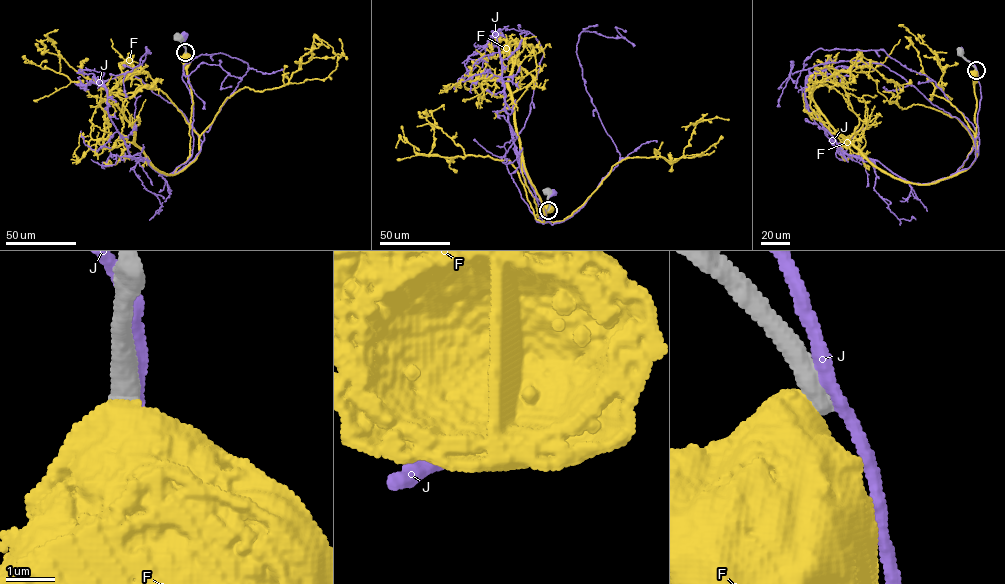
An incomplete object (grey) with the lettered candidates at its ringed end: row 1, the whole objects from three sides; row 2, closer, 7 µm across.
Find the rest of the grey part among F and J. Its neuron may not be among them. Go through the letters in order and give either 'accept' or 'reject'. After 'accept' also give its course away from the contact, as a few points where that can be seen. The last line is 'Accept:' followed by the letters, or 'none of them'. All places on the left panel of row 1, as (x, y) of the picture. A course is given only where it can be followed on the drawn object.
F: reject
J: reject
Accept: none of them

